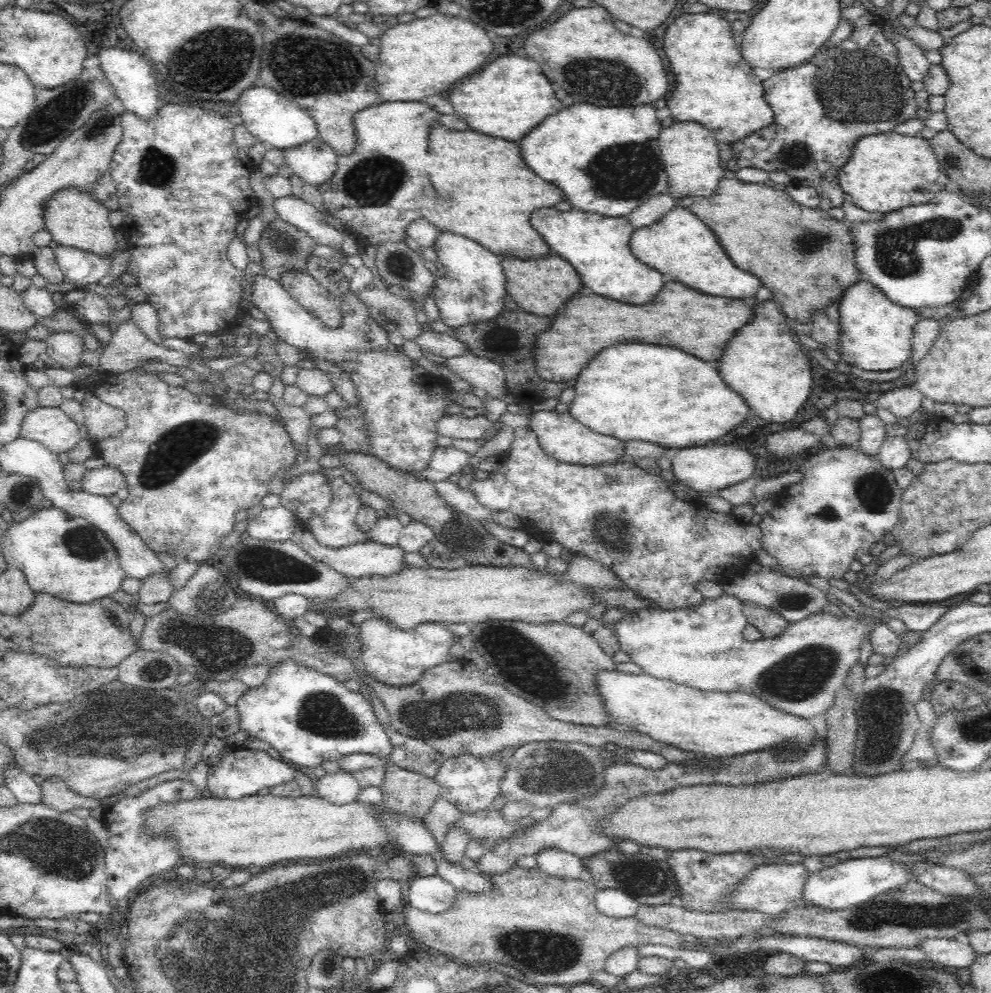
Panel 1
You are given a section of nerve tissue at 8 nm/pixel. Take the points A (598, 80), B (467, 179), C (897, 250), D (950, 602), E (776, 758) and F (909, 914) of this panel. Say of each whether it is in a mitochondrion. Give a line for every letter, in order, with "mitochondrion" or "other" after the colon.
A: mitochondrion
B: other
C: mitochondrion
D: other
E: mitochondrion
F: mitochondrion

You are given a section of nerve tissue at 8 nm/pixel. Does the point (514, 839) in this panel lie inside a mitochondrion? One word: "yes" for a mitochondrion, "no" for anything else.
no

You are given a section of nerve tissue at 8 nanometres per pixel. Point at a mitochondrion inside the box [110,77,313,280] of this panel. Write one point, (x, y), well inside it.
(155, 160)

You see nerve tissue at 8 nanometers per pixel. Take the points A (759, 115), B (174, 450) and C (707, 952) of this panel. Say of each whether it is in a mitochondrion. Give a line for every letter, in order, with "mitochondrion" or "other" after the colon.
A: other
B: mitochondrion
C: other

